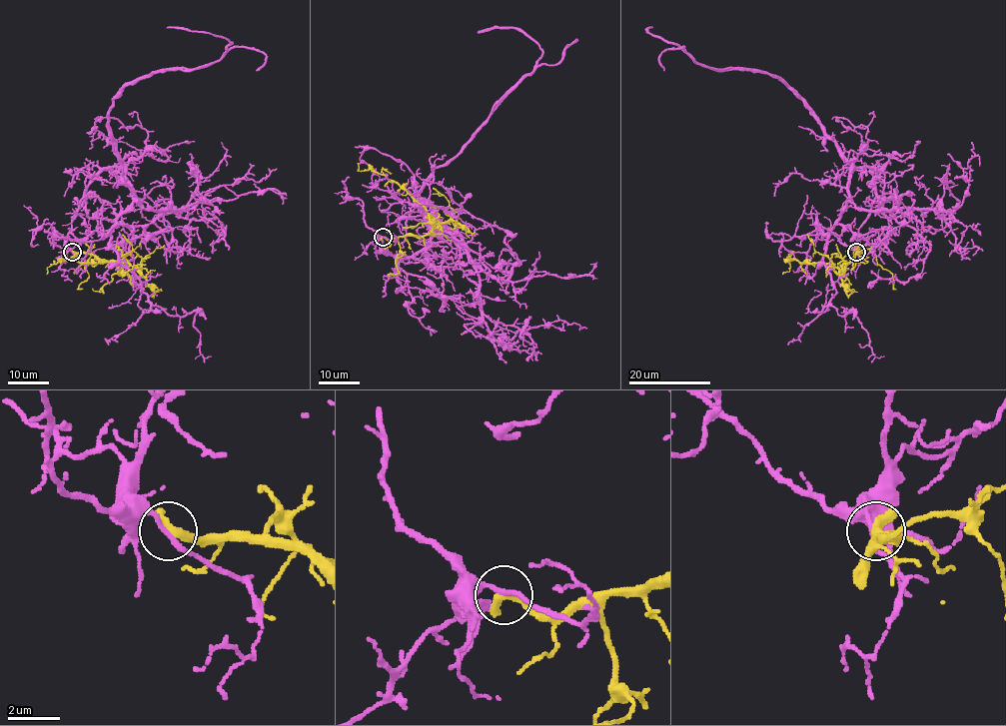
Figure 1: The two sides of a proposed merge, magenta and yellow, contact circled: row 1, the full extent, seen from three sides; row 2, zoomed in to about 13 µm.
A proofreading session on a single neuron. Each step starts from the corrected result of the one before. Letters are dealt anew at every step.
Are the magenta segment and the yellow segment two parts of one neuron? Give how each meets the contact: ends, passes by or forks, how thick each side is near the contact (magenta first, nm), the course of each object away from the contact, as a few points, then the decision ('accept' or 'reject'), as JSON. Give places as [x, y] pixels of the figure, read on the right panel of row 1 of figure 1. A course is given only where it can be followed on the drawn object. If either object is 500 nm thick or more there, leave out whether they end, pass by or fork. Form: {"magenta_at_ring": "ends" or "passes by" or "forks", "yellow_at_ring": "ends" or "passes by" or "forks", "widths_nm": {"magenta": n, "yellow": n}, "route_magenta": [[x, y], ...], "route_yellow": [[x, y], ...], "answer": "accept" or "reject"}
{"magenta_at_ring": "passes by", "yellow_at_ring": "ends", "widths_nm": {"magenta": 170, "yellow": 480}, "route_magenta": [[856, 251], [875, 198], [873, 168], [853, 165], [816, 115], [770, 73], [704, 67], [647, 31], [651, 27]], "route_yellow": [[856, 251], [856, 261], [838, 274], [828, 264], [800, 264], [794, 260], [788, 262], [788, 272], [782, 274]], "answer": "reject"}

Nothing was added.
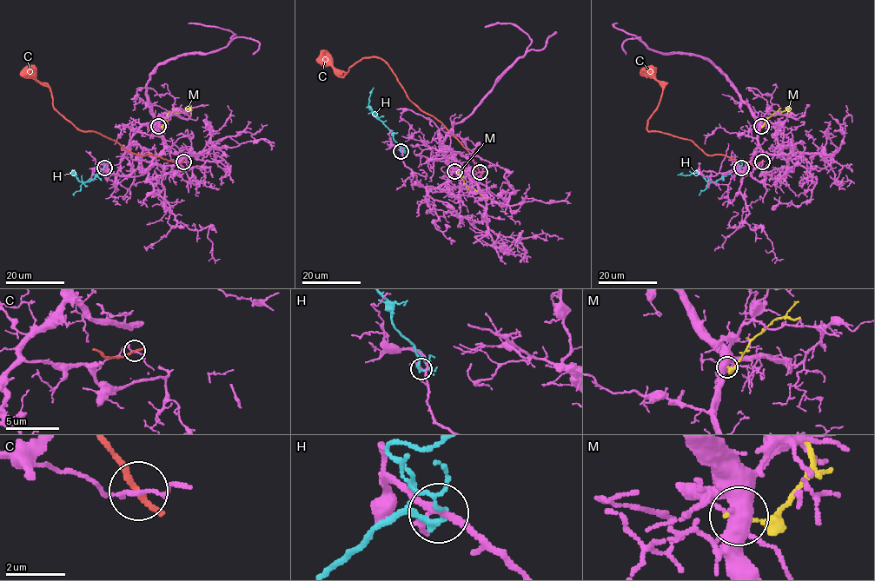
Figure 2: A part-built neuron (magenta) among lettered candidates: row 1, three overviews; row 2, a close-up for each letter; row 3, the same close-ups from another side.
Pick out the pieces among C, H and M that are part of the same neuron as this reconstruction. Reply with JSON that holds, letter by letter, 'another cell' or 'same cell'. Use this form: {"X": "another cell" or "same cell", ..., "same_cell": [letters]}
{"C": "another cell", "H": "another cell", "M": "another cell", "same_cell": []}

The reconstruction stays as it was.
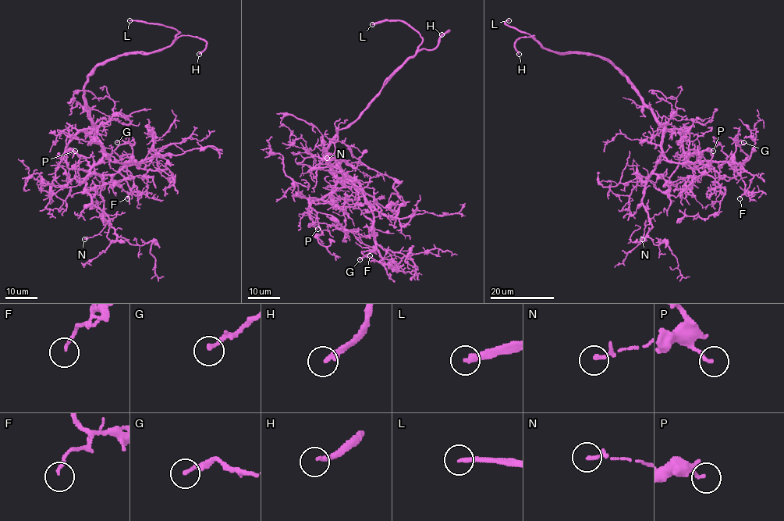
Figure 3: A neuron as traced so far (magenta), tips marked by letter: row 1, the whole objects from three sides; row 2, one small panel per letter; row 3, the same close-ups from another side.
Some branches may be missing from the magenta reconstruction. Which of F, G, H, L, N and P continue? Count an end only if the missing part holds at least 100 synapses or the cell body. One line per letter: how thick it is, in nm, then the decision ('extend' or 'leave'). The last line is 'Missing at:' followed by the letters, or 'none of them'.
F: 150 nm thick; leave
G: 200 nm thick; leave
H: 240 nm thick; extend
L: 280 nm thick; extend
N: 130 nm thick; leave
P: 130 nm thick; leave
Missing at: H, L

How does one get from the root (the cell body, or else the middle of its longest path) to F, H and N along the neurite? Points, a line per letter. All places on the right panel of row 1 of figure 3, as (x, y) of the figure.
F: (651, 110), (654, 120), (662, 128), (663, 155), (677, 162), (732, 162), (744, 183), (739, 198)
H: (651, 110), (628, 79), (601, 56), (550, 51), (533, 35), (516, 40), (515, 49), (519, 54)
N: (651, 110), (654, 120), (662, 128), (661, 156), (647, 179), (642, 198), (650, 223), (645, 226), (642, 239)

